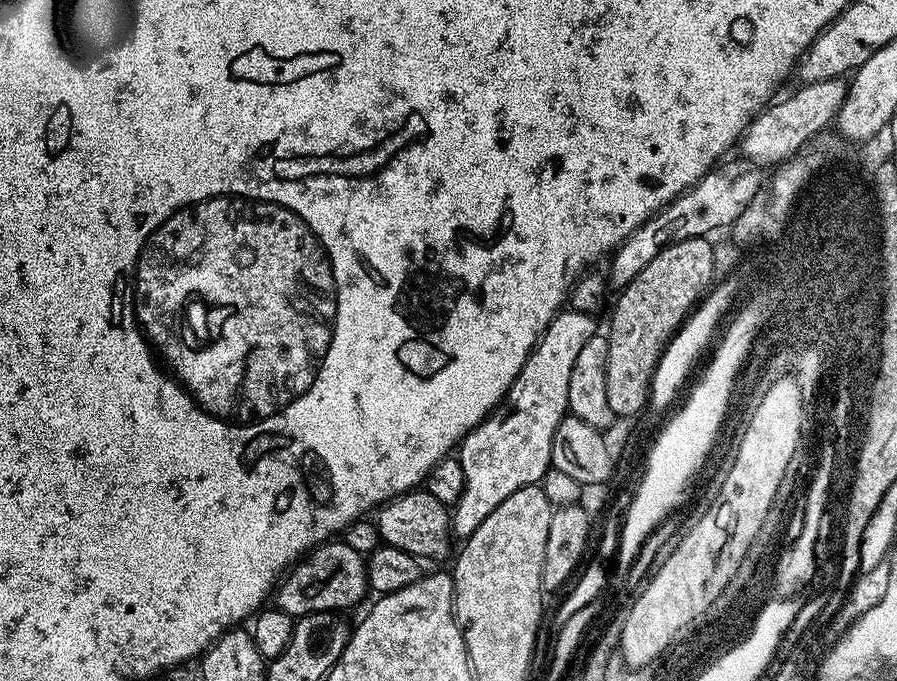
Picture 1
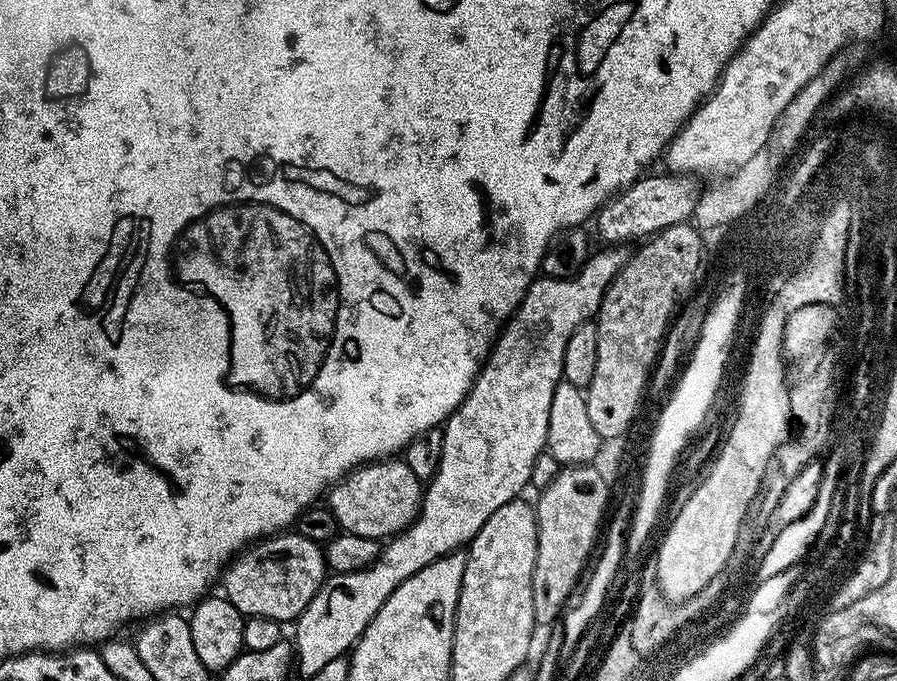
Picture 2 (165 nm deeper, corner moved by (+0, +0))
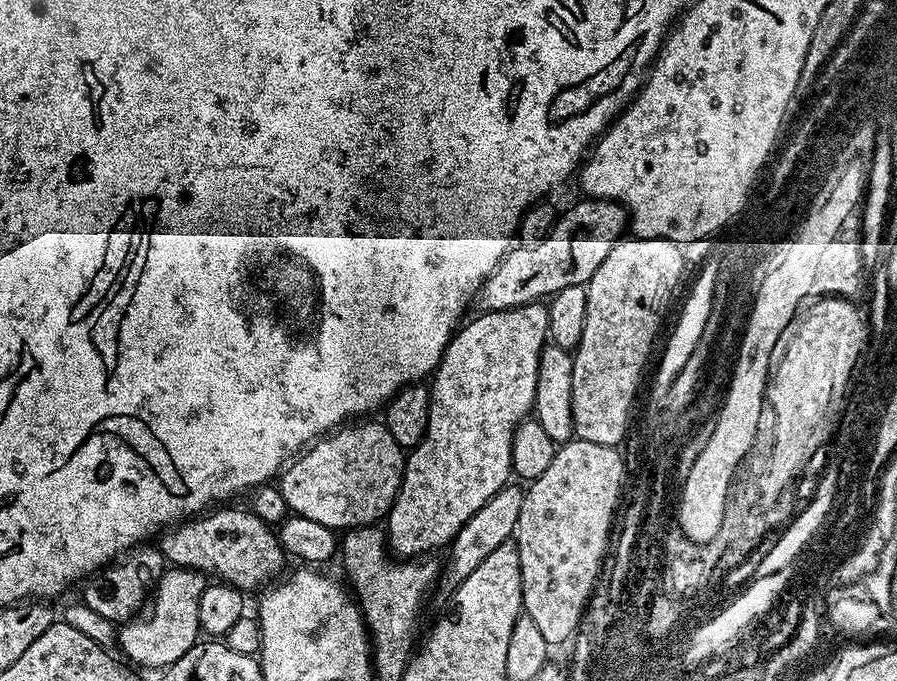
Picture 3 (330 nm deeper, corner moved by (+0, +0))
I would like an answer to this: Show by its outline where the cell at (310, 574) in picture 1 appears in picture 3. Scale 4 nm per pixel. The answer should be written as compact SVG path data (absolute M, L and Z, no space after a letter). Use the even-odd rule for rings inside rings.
M216 506L203 514L171 525L159 537L160 552L169 565L192 569L203 573L205 577L230 584L233 588L263 589L285 571L286 553L280 544L280 537L274 531L273 525L258 518L258 514L254 514L251 508L228 507L232 506Z

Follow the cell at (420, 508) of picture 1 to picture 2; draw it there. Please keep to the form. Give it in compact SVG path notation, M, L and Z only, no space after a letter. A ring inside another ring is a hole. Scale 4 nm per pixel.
M389 458L355 468L343 480L332 485L326 493L326 507L334 514L337 525L343 531L384 542L400 532L405 532L416 521L416 516L420 513L421 499L422 482L410 471L410 466L406 466L403 458Z

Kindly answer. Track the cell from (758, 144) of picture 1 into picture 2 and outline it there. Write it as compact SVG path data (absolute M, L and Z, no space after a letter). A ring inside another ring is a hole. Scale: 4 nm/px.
M645 174L635 180L628 188L617 192L607 204L595 213L594 225L600 231L603 243L608 246L624 246L627 240L643 241L657 232L666 230L675 224L682 224L692 219L695 204L698 202L701 189L696 189L691 179L680 174L663 174L651 176Z

